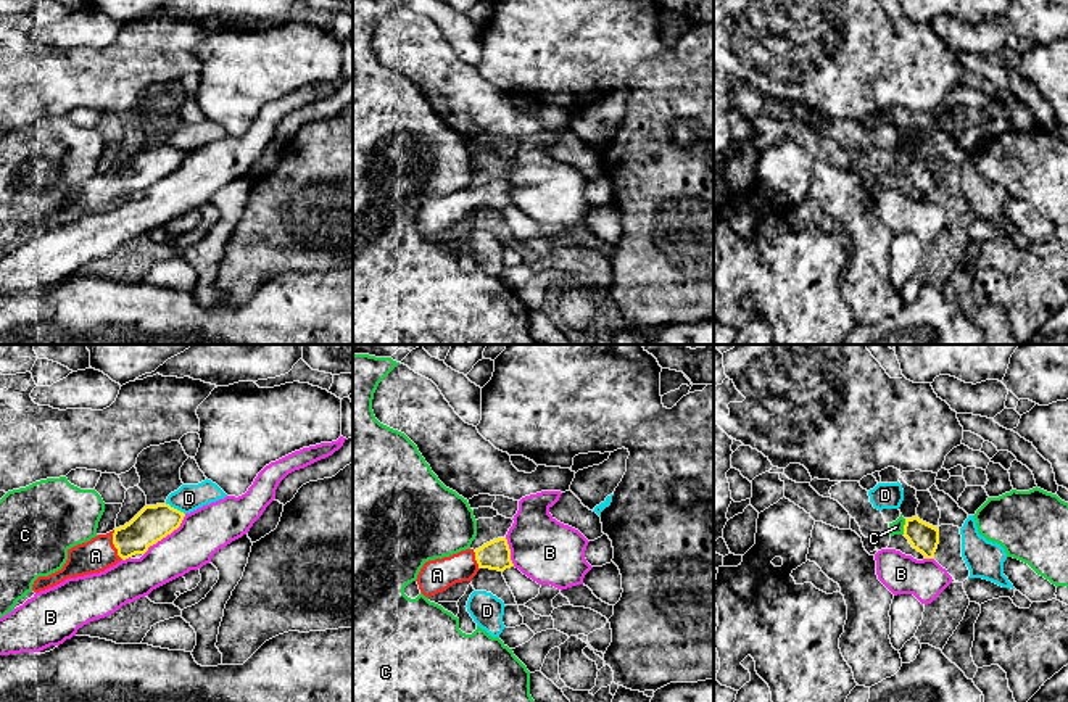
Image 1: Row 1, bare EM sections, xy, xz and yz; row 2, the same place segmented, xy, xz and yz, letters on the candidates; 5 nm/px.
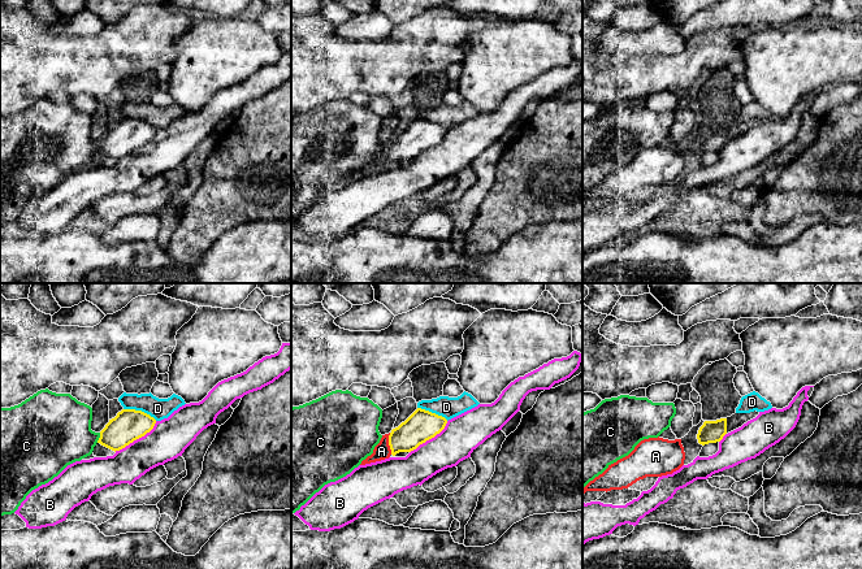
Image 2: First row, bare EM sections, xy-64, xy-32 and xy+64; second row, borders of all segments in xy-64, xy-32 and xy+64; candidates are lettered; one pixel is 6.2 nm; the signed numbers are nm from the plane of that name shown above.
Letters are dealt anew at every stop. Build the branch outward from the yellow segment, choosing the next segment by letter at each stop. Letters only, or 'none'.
A

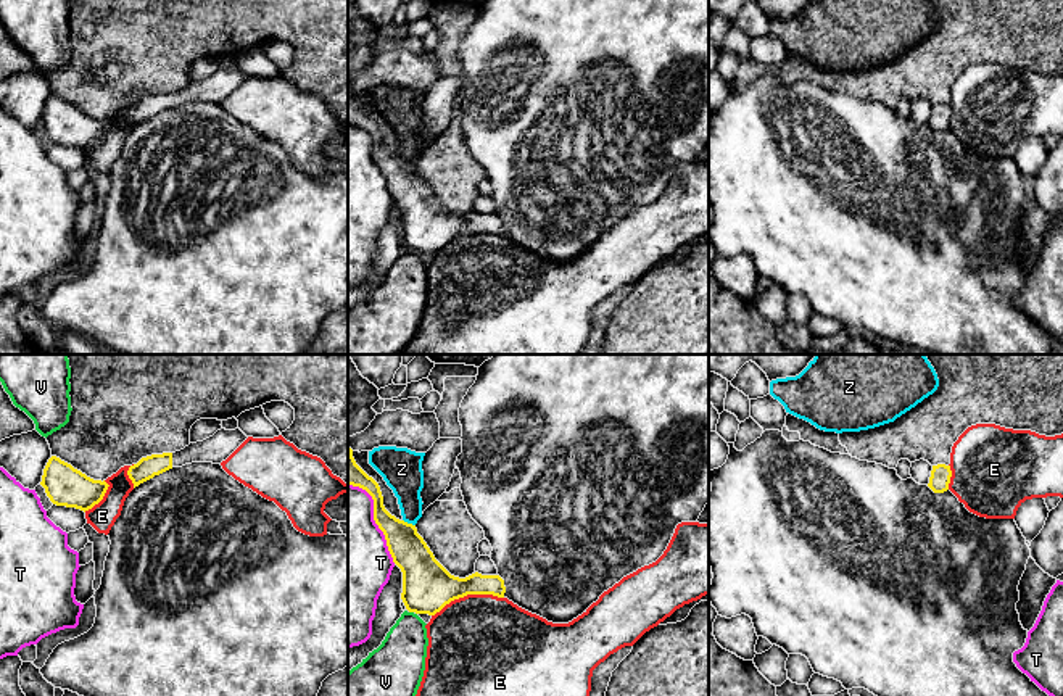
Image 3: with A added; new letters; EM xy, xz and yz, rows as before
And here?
none

